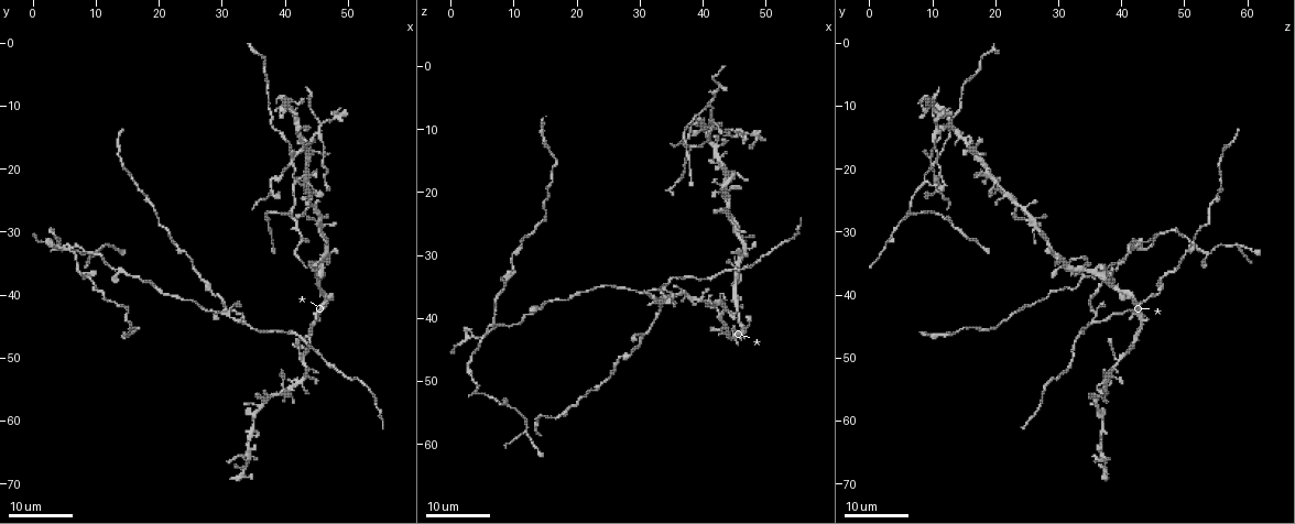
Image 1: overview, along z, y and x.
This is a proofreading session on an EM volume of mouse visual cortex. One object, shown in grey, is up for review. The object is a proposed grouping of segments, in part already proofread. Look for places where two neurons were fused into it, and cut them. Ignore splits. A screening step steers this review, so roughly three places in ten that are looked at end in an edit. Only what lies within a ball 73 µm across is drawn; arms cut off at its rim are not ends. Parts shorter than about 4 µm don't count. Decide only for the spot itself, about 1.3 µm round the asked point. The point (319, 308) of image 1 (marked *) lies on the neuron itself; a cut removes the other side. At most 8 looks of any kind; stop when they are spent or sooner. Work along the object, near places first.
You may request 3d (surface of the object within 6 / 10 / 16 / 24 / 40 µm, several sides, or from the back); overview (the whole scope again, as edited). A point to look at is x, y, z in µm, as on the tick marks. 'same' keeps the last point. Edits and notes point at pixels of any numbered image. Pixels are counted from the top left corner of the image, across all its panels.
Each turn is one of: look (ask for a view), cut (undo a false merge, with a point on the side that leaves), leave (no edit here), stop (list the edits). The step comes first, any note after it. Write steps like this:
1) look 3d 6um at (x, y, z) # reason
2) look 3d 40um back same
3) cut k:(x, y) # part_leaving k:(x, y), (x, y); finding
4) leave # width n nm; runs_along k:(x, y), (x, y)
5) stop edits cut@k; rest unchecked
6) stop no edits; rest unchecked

look 3d 16um at (43.0, 50.5, 39.5) # branch point

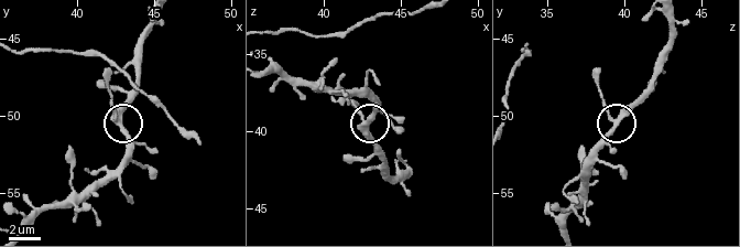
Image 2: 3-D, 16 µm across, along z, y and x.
look 3d 6um at (42.6, 50.4, 39.6) # zoom in

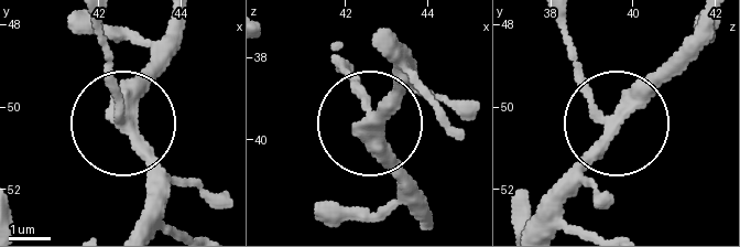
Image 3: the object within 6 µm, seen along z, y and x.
look 3d 6um back at (42.65, 50.45, 39.55)

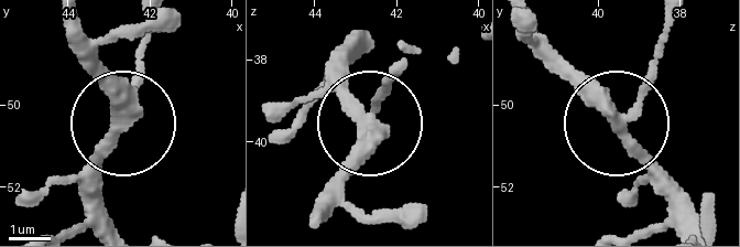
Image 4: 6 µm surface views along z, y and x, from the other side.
leave # width 290 nm; runs_along 4:(66, 22), (116, 128), (98, 197); continuous, no second neuron

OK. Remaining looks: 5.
look 3d 24um at (41.5, 19.5, 10.0) # four-way junction

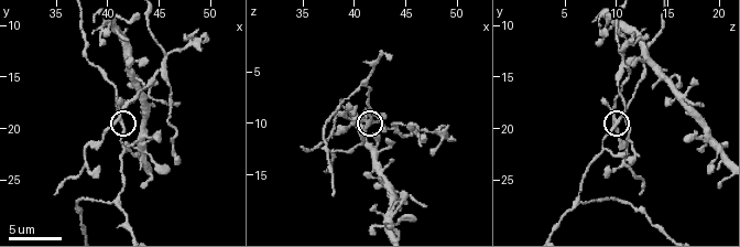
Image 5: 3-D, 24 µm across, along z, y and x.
look 3d 10um at (41.4, 19.2, 10.2) # zoom in

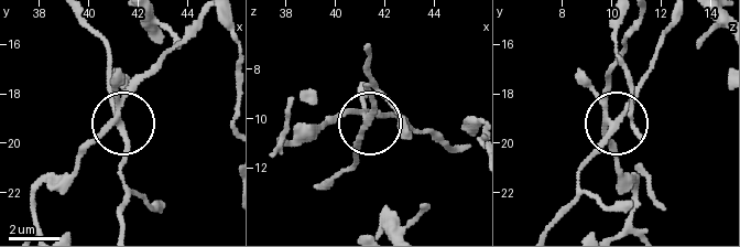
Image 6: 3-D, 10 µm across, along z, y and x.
cut 6:(95, 140) # width 210 nm; part_leaving 6:(118, 111), (124, 95), (200, 19); a second neuron is stuck on

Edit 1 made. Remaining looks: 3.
look overview

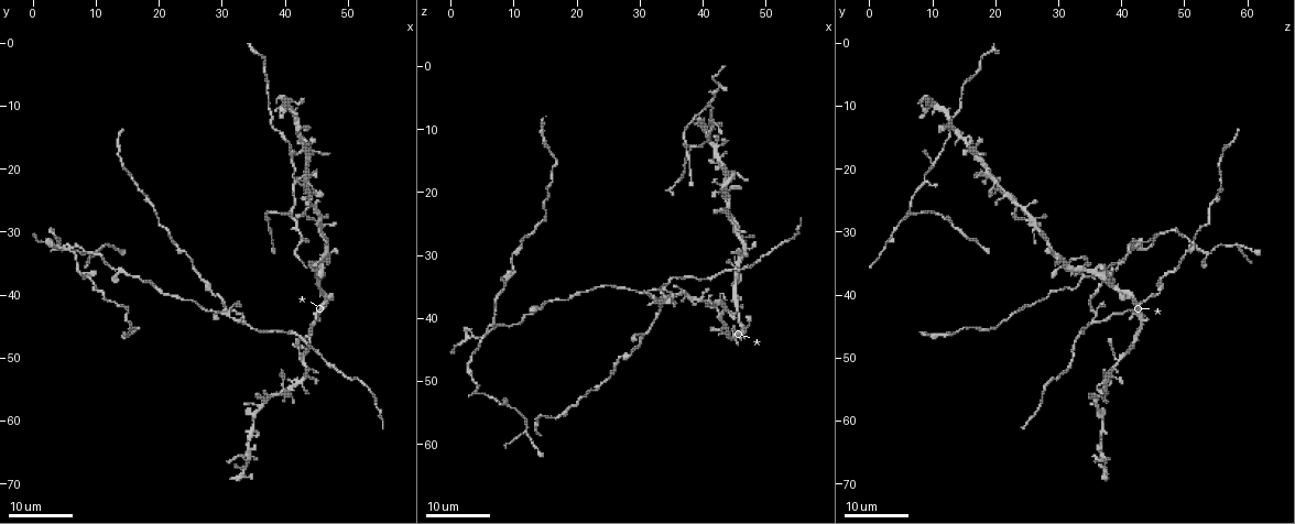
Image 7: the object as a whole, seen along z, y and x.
look 3d 24um at (33.0, 44.5, 35.5) # a fork

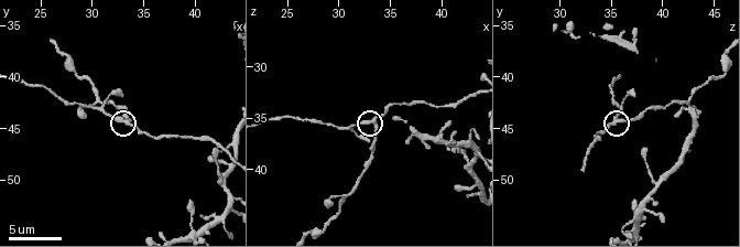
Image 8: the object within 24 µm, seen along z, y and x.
look 3d 6um at (33.2, 44.4, 35.2) # zoom in

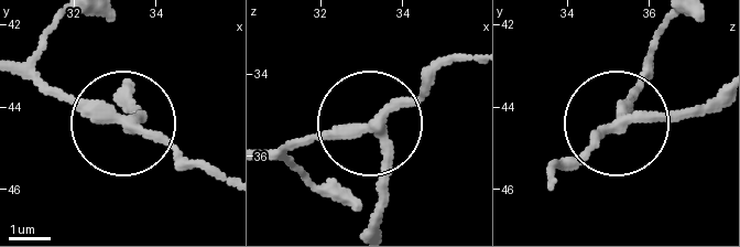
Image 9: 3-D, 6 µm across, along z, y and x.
leave # continuous, no second neuron

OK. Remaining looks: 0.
stop edits cut@6; rest unchecked

